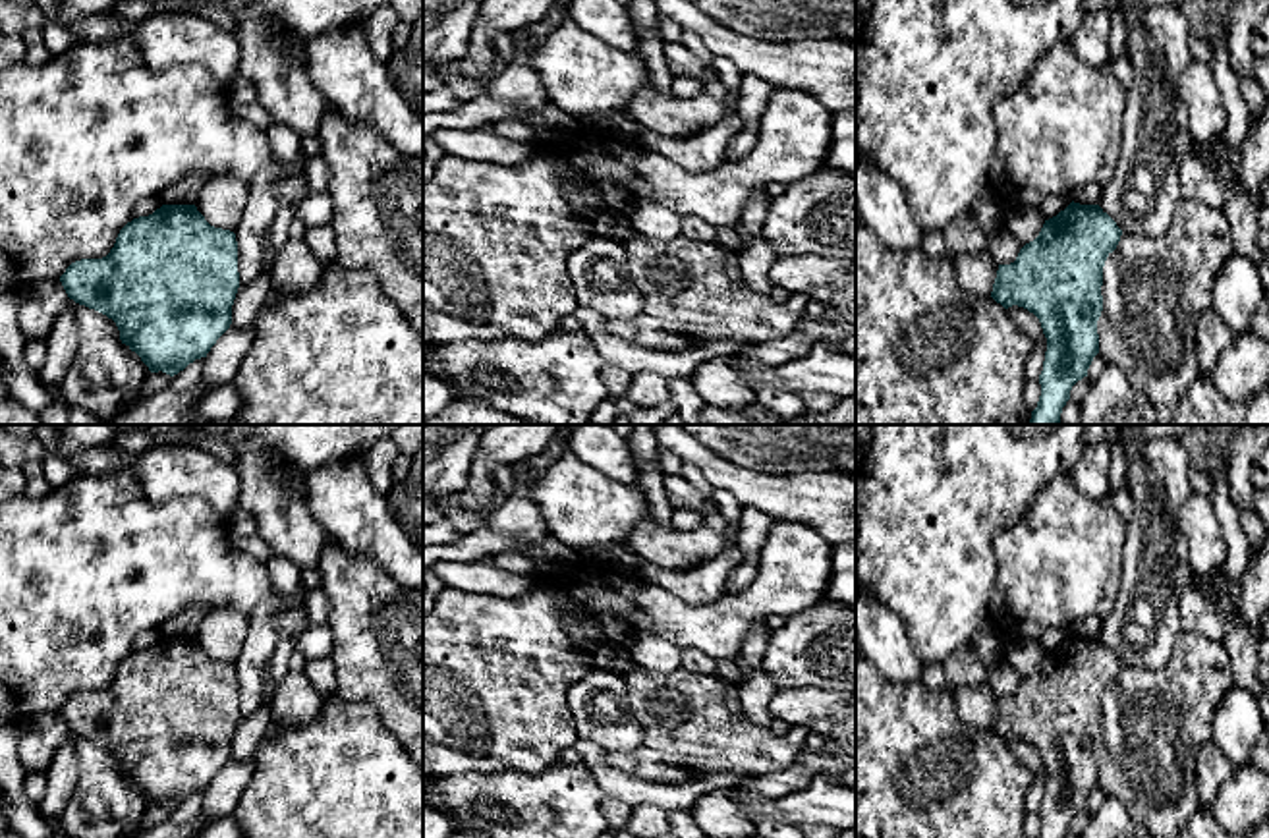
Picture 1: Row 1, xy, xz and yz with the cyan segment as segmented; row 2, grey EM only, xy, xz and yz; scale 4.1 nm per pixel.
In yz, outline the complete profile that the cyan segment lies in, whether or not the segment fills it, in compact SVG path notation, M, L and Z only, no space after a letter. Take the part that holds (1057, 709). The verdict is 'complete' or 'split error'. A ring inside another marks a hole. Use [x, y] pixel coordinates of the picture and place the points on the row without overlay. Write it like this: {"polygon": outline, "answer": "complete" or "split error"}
{"polygon": "M1072 633L1057 649L1045 653L1039 668L1020 682L1014 695L999 697L991 730L1004 741L1018 738L1033 745L1047 770L1037 838L1066 838L1072 819L1087 809L1087 801L1099 786L1103 699L1120 668L1122 662L1099 637Z", "answer": "complete"}

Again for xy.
{"polygon": "M162 637L153 647L127 655L106 689L71 695L60 714L70 732L114 753L122 776L135 784L151 805L174 809L195 792L207 790L232 757L240 720L236 666L211 658L195 637Z", "answer": "complete"}

